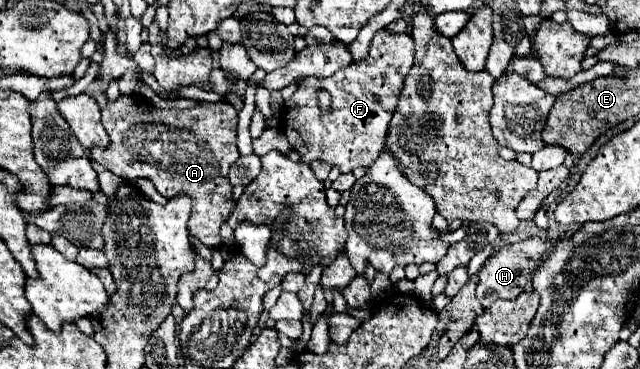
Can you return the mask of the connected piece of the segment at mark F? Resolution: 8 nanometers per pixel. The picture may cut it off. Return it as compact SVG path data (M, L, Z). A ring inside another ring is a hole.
M380 29L372 41L370 55L364 61L352 63L326 79L304 79L290 97L292 105L288 105L288 101L284 103L280 125L290 147L304 163L322 159L338 167L340 173L350 173L356 167L370 167L384 147L388 123L398 103L402 81L412 67L412 59L414 47L408 33L390 35L386 29ZM322 89L326 89L332 99L328 113L322 113L316 105L318 91Z

